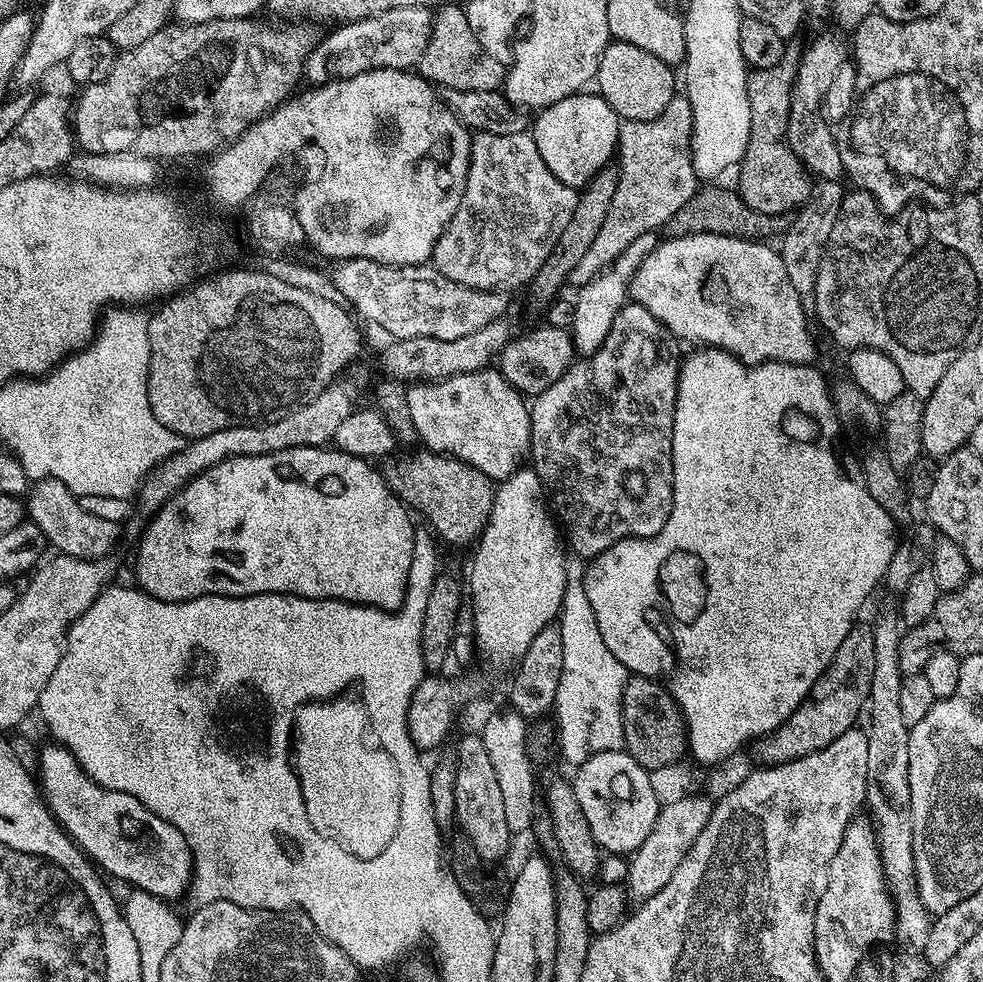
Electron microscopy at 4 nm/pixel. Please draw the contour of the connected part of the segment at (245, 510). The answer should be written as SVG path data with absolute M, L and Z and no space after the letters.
M332 446L291 448L278 450L278 454L262 454L254 458L230 458L198 474L149 519L153 520L149 522L148 529L140 540L140 549L136 552L135 583L146 595L175 604L180 600L193 600L199 596L253 596L267 592L285 592L287 596L305 596L311 600L347 600L350 604L394 612L404 605L416 545L416 532L407 513L409 511L402 505L399 497L388 488L380 468L376 469L369 461L357 456L337 452Z

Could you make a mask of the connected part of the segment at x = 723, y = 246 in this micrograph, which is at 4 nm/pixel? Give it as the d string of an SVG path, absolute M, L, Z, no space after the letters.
M703 232L702 234L686 234L685 236L668 236L661 239L656 248L651 249L645 255L644 260L638 266L634 278L628 283L628 294L633 304L646 306L662 326L666 326L677 341L692 344L688 346L707 346L718 348L721 352L729 352L732 356L737 356L744 364L767 364L770 360L776 360L779 364L812 364L816 356L816 340L812 337L812 328L808 325L808 316L804 313L805 301L795 292L794 286L790 284L787 277L786 267L779 251L768 242L758 240L741 240L739 236L719 236L713 232Z

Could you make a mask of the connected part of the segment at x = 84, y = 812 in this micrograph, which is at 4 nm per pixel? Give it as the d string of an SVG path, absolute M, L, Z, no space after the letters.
M48 742L45 748L39 749L38 788L54 819L101 873L124 880L133 889L148 891L165 902L175 902L183 892L185 895L189 891L194 880L194 865L192 851L184 835L170 822L158 818L158 814L142 806L138 798L94 783L63 744Z

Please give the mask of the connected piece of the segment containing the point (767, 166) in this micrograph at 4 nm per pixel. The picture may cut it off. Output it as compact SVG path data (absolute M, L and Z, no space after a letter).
M792 50L785 51L784 61L778 66L773 68L758 68L748 73L748 88L749 88L749 100L750 100L750 138L749 144L746 146L744 157L740 160L738 165L738 171L740 171L740 185L738 185L738 191L740 196L746 202L746 206L750 206L750 210L755 212L761 212L767 216L773 218L780 218L780 215L783 212L790 212L789 214L795 213L799 210L805 203L810 200L810 197L814 192L814 185L812 186L810 179L810 173L803 164L800 163L800 160L797 156L792 153L791 146L788 145L788 119L790 118L790 98L792 97L792 84L796 81L796 66L798 63L797 53L792 53Z

